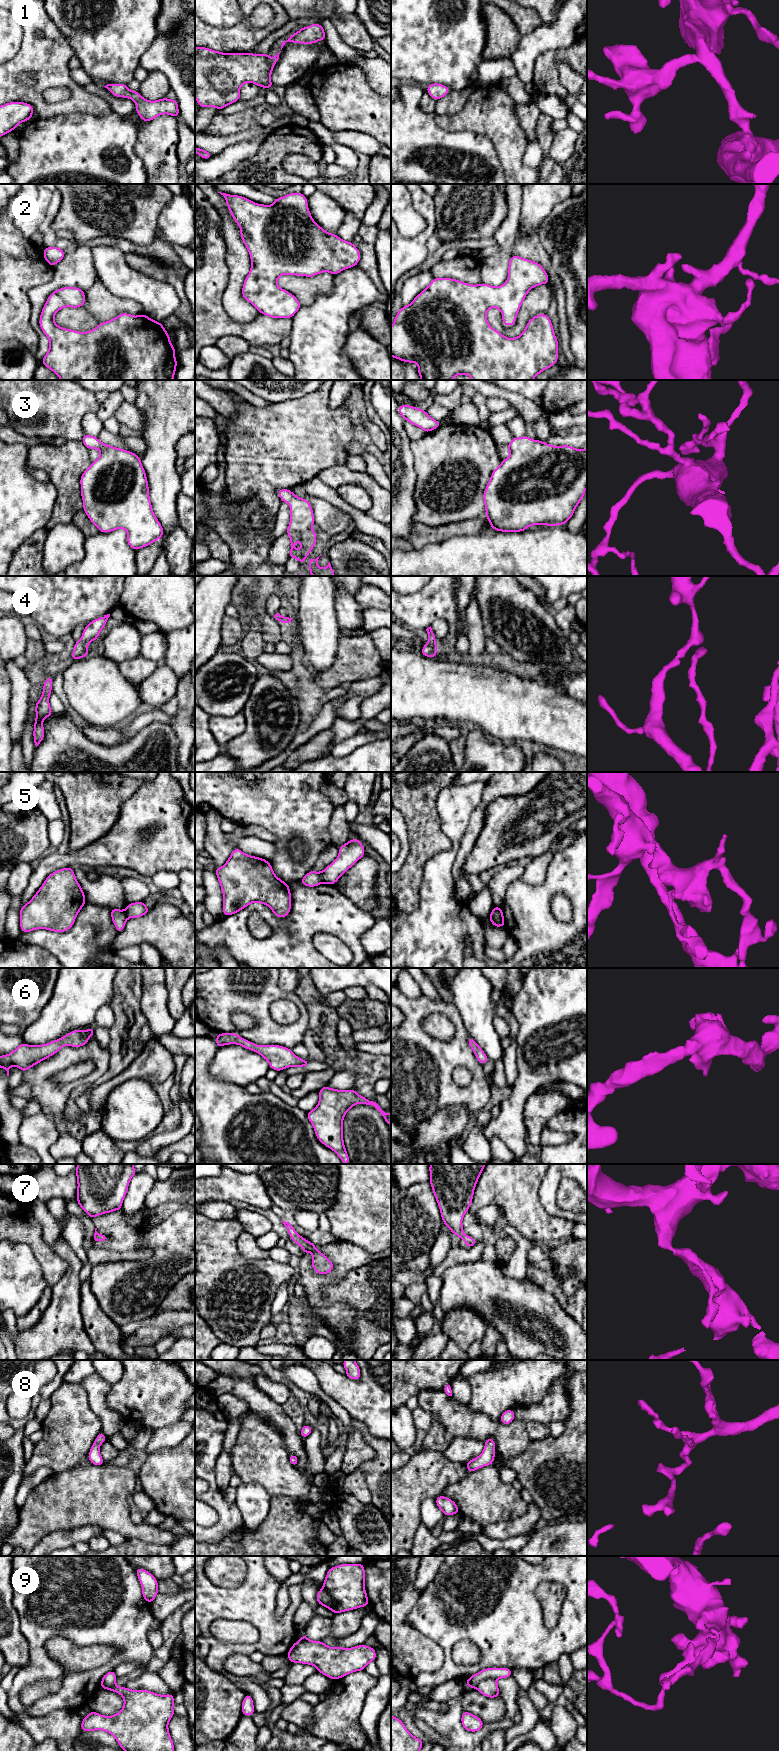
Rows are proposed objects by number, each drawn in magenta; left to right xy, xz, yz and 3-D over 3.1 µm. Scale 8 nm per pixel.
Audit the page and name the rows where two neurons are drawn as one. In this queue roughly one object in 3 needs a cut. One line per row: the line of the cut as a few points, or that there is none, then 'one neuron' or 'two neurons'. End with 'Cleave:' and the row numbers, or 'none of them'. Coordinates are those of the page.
1: no cut | one neuron
2: no cut | one neuron
3: no cut | one neuron
4: no cut | one neuron
5: xz (320, 872), (323, 882) | two neurons
6: no cut | one neuron
7: no cut | one neuron
8: no cut | one neuron
9: yz (495, 1679), (483, 1679), (475, 1687) | two neurons
Cleave: 5, 9

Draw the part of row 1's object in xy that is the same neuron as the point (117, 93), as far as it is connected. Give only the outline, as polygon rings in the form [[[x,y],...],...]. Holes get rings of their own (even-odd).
[[[109,83],[104,87],[115,97],[133,100],[136,104],[136,113],[145,122],[152,121],[163,114],[179,118],[179,108],[176,99],[170,100],[164,97],[156,101],[150,101],[143,98],[138,91],[131,91],[127,85],[121,83]]]

